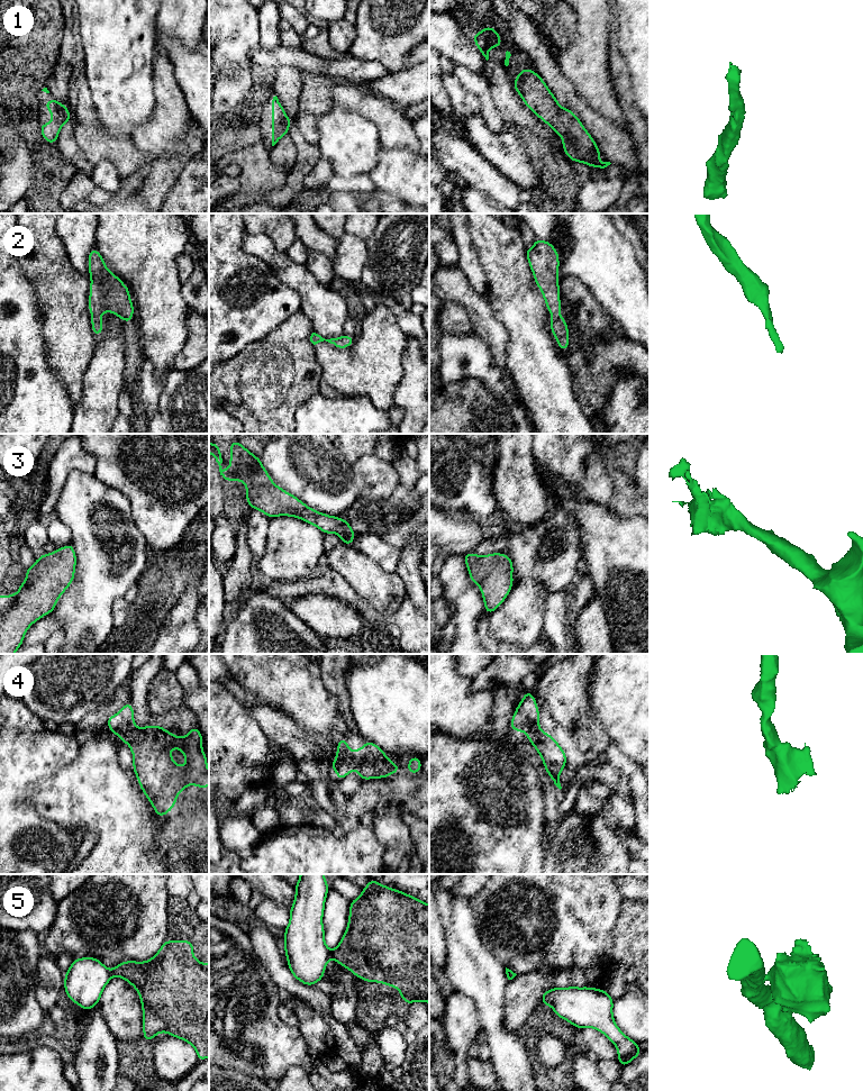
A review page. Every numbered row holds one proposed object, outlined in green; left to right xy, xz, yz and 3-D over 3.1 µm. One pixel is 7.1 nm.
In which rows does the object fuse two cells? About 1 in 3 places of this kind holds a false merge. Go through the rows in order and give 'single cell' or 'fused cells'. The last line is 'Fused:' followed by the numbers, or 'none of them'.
1: single cell
2: single cell
3: single cell
4: single cell
5: fused cells
Fused: 5

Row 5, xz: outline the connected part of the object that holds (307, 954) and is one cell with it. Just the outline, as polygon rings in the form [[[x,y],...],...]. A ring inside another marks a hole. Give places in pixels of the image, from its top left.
[[[300,874],[290,921],[284,929],[284,953],[293,976],[312,987],[324,979],[331,951],[325,944],[323,915],[329,891],[324,874]]]

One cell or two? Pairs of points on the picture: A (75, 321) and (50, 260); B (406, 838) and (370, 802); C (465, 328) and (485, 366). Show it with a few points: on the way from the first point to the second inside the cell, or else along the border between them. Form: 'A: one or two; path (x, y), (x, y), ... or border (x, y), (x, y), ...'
A: one; path (67, 306), (67, 293), (53, 275)
B: two; border (399, 815), (391, 814), (374, 817)
C: two; border (473, 329), (468, 334), (445, 333)

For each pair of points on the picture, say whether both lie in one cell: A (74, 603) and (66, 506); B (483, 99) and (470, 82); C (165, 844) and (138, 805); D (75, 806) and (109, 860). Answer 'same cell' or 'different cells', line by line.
A: same cell
B: same cell
C: different cells
D: same cell

